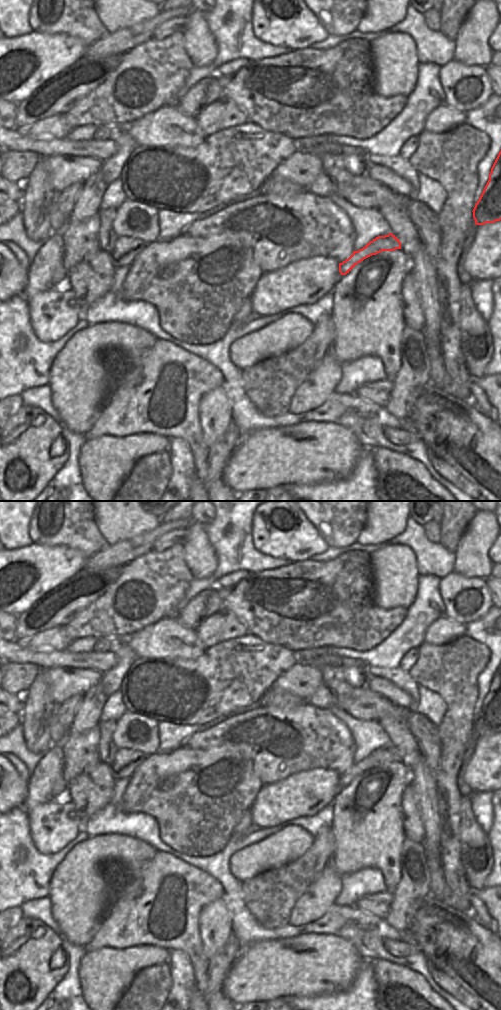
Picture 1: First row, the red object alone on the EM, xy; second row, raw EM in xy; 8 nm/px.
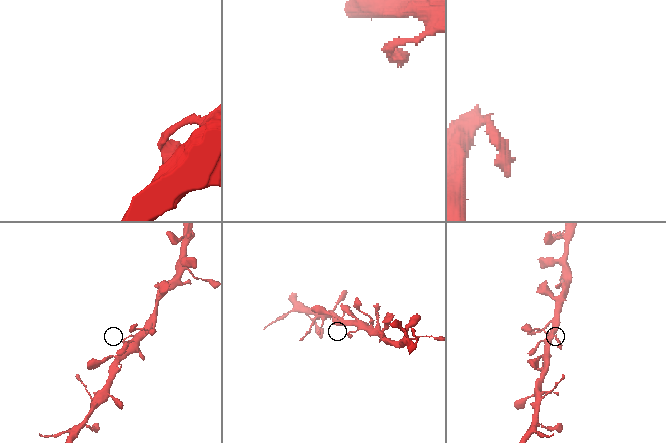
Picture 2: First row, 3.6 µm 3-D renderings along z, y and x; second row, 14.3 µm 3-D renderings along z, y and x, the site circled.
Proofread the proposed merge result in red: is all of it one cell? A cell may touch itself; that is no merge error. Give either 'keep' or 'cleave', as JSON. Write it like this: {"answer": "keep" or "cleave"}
{"answer": "keep"}

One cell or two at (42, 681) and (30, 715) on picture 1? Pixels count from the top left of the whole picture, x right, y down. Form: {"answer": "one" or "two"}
{"answer": "one"}

